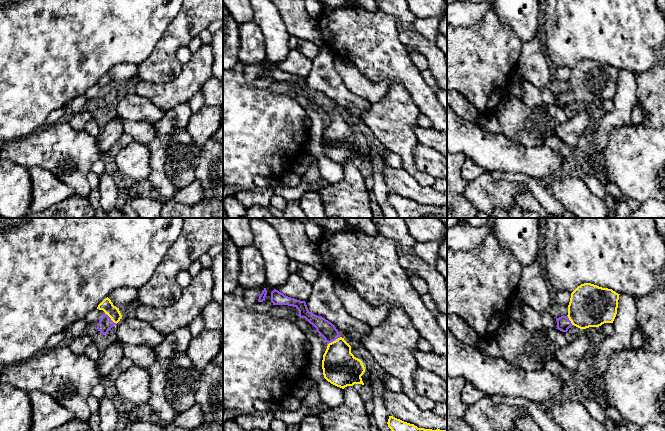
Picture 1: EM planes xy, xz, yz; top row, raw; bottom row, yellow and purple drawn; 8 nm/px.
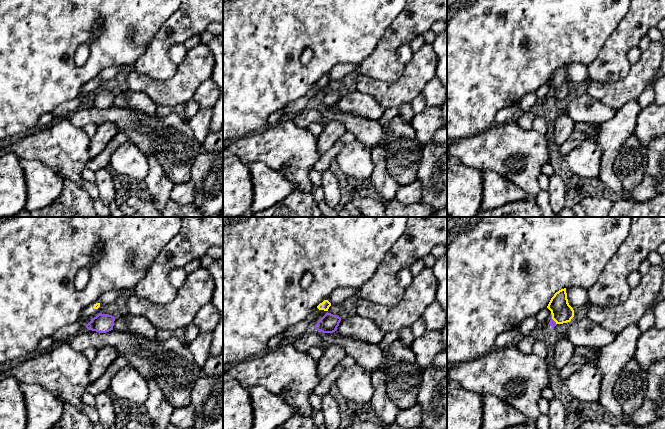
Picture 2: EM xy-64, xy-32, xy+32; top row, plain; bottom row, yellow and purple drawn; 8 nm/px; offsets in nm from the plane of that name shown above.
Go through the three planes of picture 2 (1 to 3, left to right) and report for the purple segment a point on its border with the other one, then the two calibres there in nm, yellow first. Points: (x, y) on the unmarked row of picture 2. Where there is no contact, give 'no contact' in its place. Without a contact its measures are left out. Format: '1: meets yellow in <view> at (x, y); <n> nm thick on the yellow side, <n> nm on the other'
1: no contact
2: no contact
3: meets yellow in xy+32 at (554, 96); 170 nm thick on the yellow side, 50 nm on the other

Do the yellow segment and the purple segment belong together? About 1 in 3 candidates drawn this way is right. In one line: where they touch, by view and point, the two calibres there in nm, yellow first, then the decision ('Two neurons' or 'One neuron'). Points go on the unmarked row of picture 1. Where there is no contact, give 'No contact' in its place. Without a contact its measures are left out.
Touches yellow at xy (111, 95). Thickness 100 nm (yellow) against 100 nm. One neuron

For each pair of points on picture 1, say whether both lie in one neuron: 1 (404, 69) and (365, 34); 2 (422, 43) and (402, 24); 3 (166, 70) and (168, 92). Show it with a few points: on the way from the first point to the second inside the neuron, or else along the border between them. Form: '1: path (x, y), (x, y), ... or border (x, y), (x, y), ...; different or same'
1: path (394, 63), (373, 44); same
2: path (417, 39), (407, 29); same
3: border (182, 65), (181, 72), (170, 81), (144, 81); different

